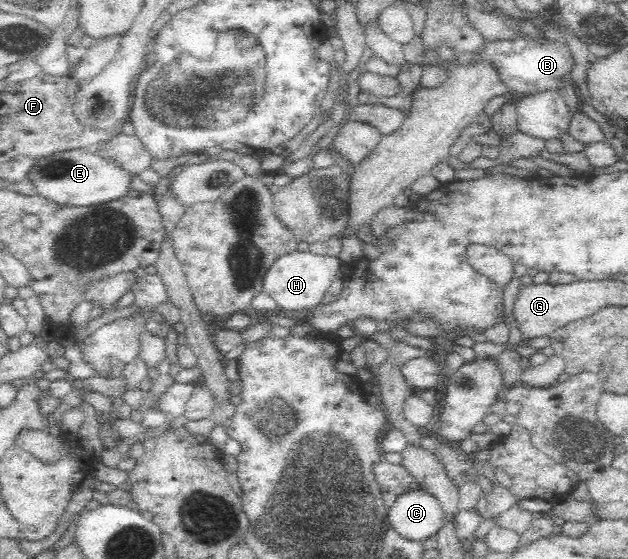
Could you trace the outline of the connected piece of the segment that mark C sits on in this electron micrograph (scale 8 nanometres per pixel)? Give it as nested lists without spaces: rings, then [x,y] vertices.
[[[424,490],[399,495],[386,520],[386,526],[394,528],[400,537],[420,543],[437,536],[445,524],[438,500]]]

